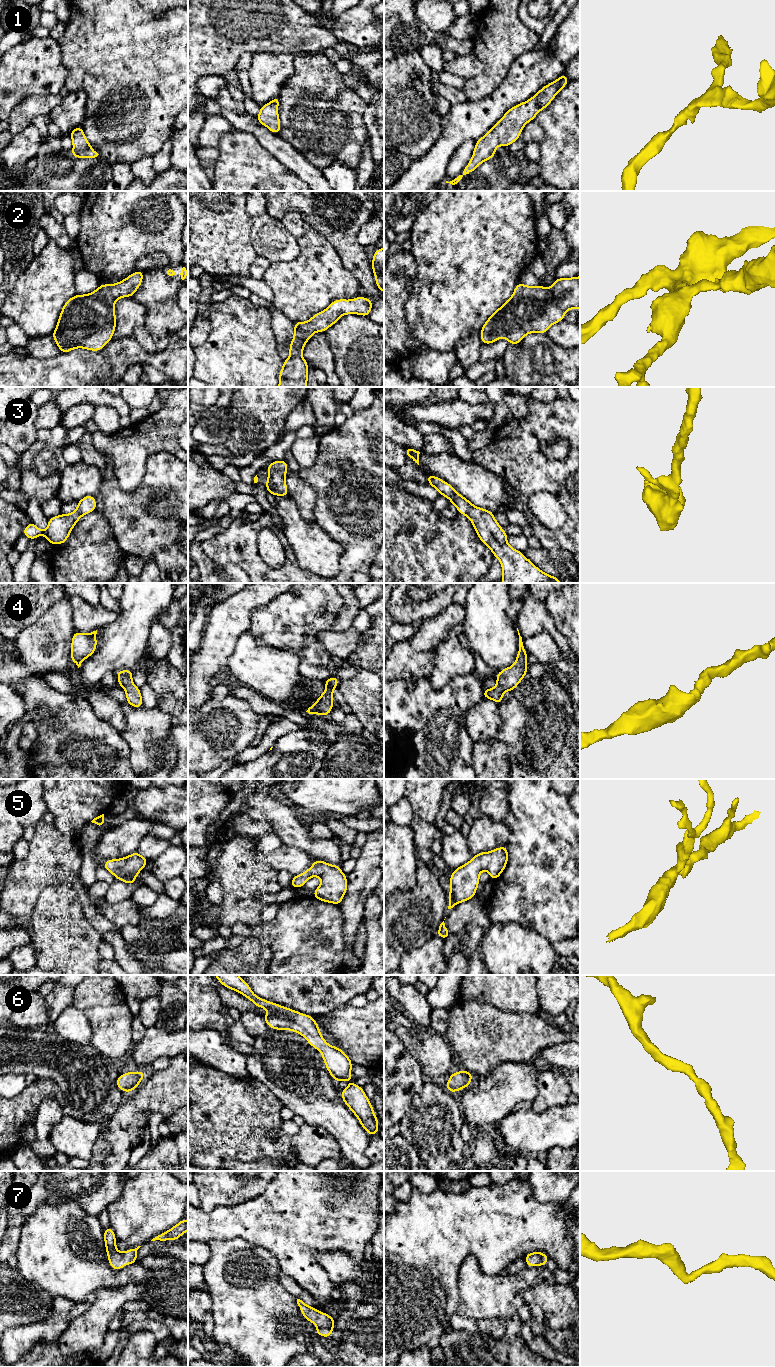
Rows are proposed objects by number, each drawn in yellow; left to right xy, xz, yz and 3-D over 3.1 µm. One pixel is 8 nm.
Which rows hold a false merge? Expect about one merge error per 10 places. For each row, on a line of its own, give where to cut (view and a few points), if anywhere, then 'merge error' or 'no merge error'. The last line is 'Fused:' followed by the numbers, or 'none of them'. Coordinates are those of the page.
1: no cut; no merge error
2: no cut; no merge error
3: no cut; no merge error
4: no cut; no merge error
5: no cut; no merge error
6: no cut; no merge error
7: no cut; no merge error
Fused: none of them

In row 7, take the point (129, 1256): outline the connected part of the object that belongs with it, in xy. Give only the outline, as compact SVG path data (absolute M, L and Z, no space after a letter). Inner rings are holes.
M111 1227L104 1228L104 1242L109 1264L113 1270L120 1270L126 1264L133 1265L137 1261L137 1250L141 1246L120 1254L116 1247L115 1233Z

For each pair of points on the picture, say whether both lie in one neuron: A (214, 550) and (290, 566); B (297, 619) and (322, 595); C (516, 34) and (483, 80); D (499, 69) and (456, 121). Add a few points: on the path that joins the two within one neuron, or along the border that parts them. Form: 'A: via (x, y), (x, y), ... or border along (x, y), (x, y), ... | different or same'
A: via (233, 550), (243, 554), (261, 572), (271, 572) | same
B: via (303, 614), (316, 601) | same
C: via (504, 46), (497, 53), (495, 71) | same
D: border along (495, 88), (485, 96), (468, 101) | different

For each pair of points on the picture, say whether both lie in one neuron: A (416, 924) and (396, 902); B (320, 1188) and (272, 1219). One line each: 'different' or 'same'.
A: same
B: same

